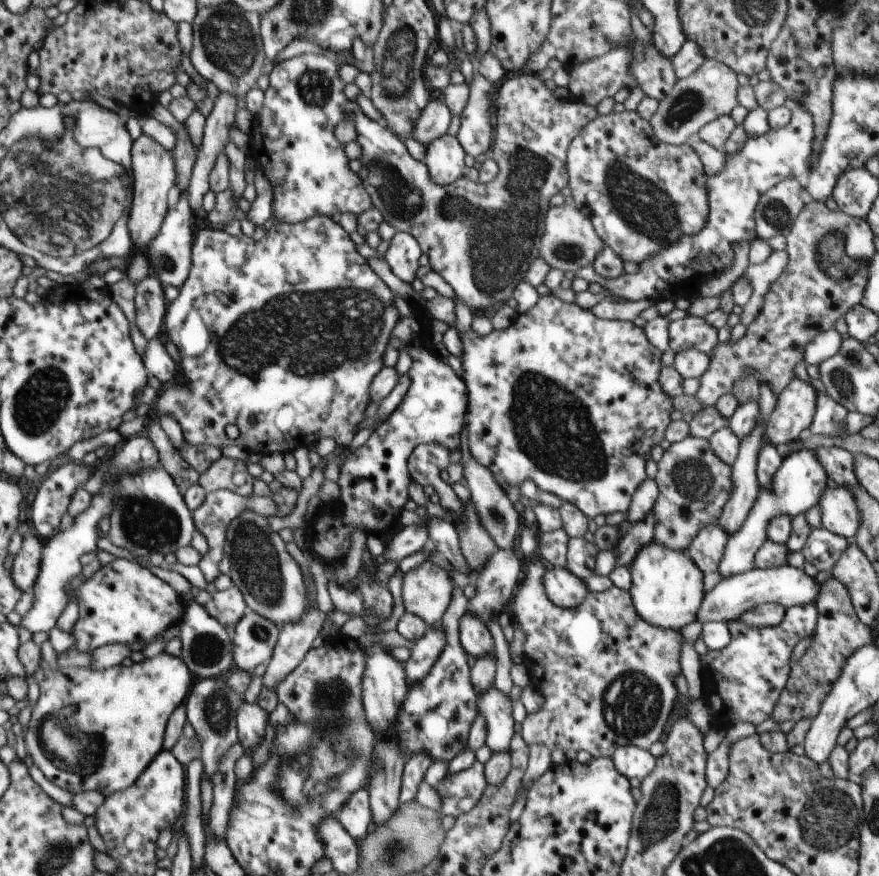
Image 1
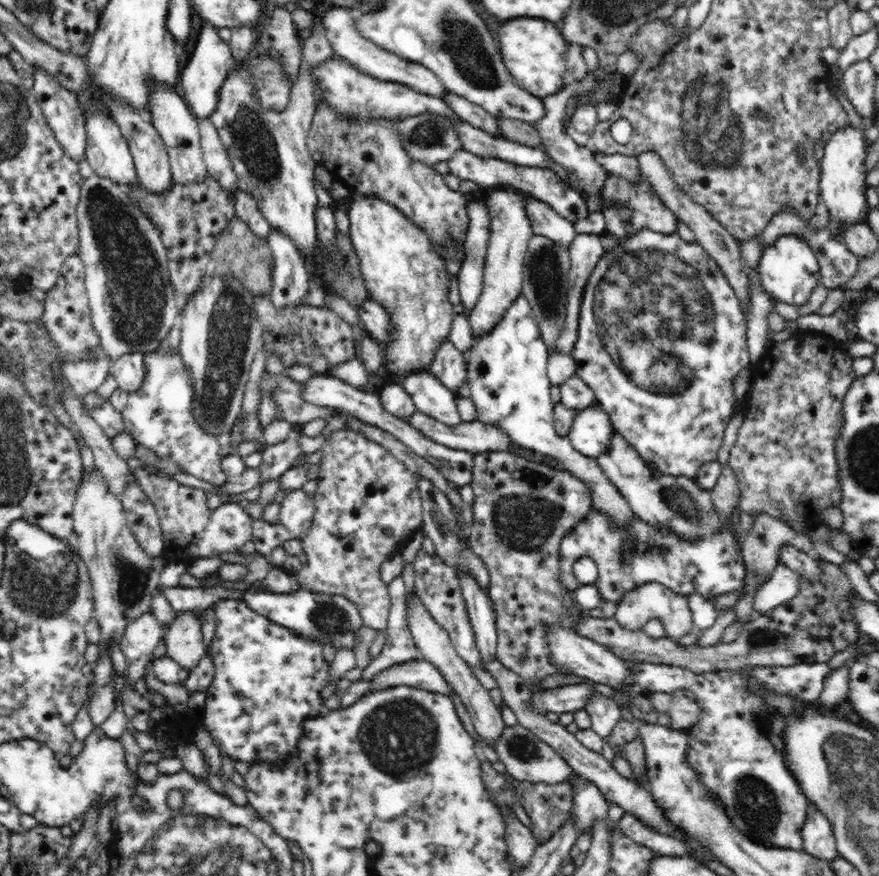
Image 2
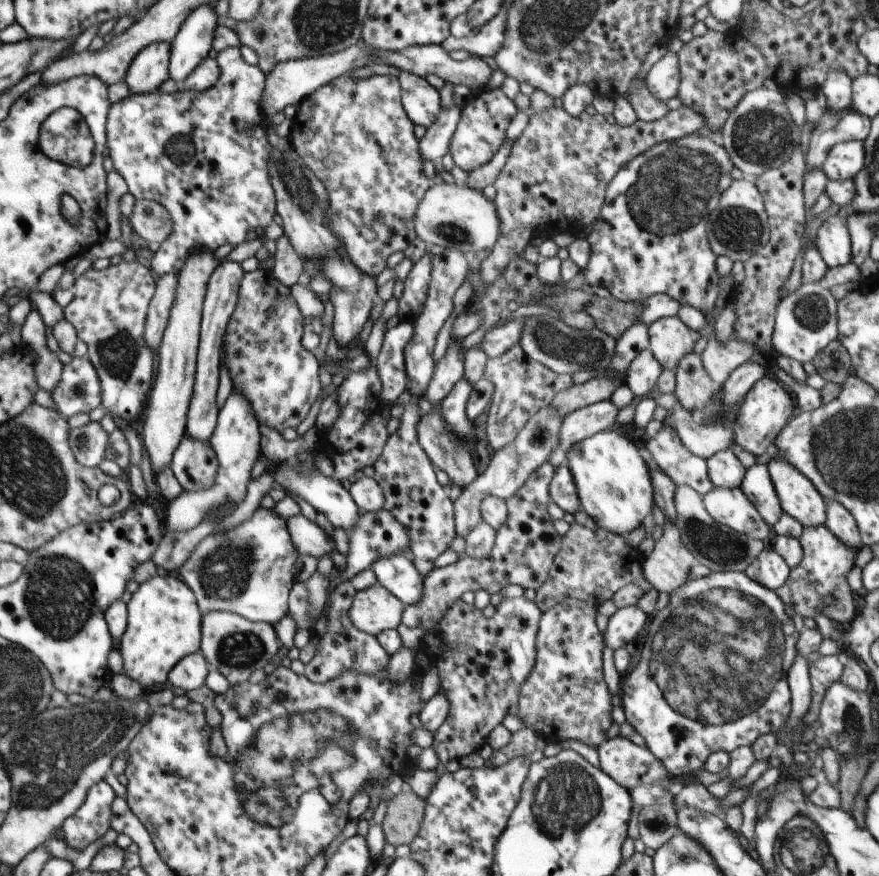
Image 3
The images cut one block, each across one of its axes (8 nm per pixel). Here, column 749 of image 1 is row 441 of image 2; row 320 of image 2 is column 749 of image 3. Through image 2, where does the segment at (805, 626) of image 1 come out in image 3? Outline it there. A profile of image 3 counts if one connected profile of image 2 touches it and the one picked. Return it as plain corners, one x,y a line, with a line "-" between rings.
714,571
702,578
690,578
674,592
669,593
669,596
670,600
667,606
650,617
648,628
646,628
646,642
641,650
639,664
632,672
626,674
624,687
620,689
621,711
625,713
626,722
630,723
635,732
644,738
647,748
665,766
665,769
674,777
682,777
703,770
706,759
712,753
726,751
730,754
738,747
744,745
750,747
763,734
777,734
791,709
791,690
786,674
794,664
797,655
795,646
799,639
799,633
794,627
792,618
786,614
784,603
776,591
759,585
755,580
748,578
744,572

